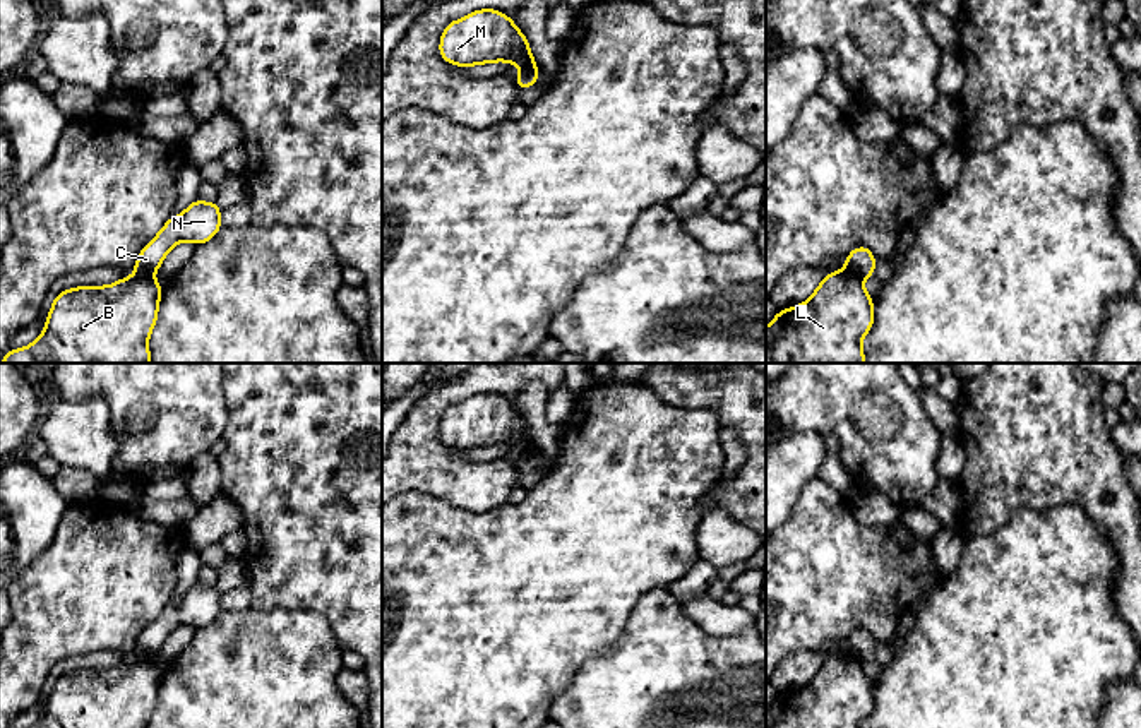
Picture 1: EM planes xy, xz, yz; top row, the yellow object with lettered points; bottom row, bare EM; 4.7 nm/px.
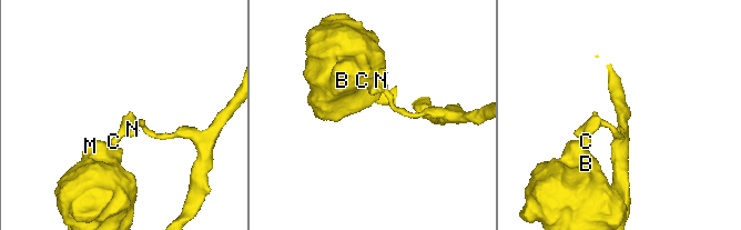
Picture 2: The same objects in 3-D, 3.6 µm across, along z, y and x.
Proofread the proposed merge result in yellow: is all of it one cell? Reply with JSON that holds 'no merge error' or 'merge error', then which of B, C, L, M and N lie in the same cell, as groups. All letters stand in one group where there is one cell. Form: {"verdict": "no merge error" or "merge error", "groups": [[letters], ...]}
{"verdict": "merge error", "groups": [["B", "L", "M"], ["C", "N"]]}

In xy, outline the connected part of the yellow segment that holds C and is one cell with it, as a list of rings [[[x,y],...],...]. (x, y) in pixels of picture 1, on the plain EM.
[[[195,582],[180,600],[171,600],[161,615],[139,636],[134,647],[137,658],[158,656],[166,637],[180,625],[200,629],[221,613],[221,593],[216,586]]]

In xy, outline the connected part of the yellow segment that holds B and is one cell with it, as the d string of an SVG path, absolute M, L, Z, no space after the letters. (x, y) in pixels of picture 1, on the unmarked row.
M151 659L122 661L110 670L77 670L58 677L45 706L43 718L33 728L147 728L158 706L163 670Z

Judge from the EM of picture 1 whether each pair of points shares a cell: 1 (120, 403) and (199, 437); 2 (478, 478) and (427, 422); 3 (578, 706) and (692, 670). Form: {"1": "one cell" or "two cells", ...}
{"1": "one cell", "2": "one cell", "3": "one cell"}

